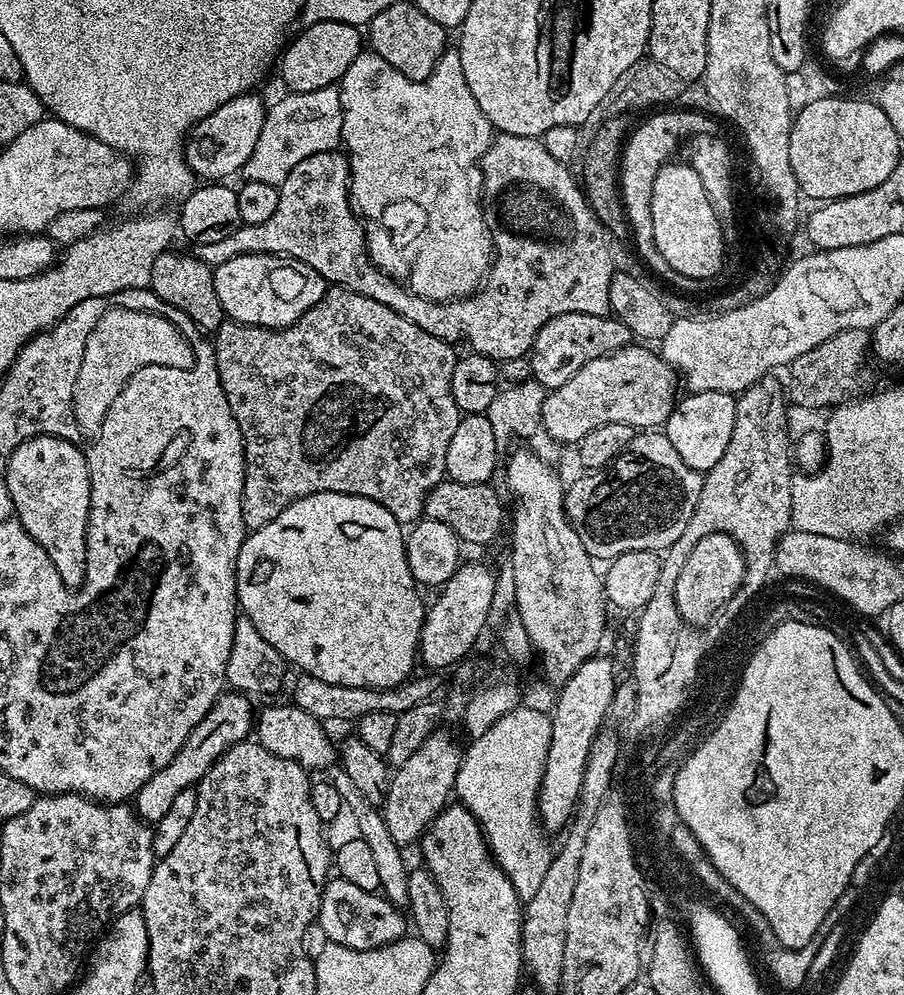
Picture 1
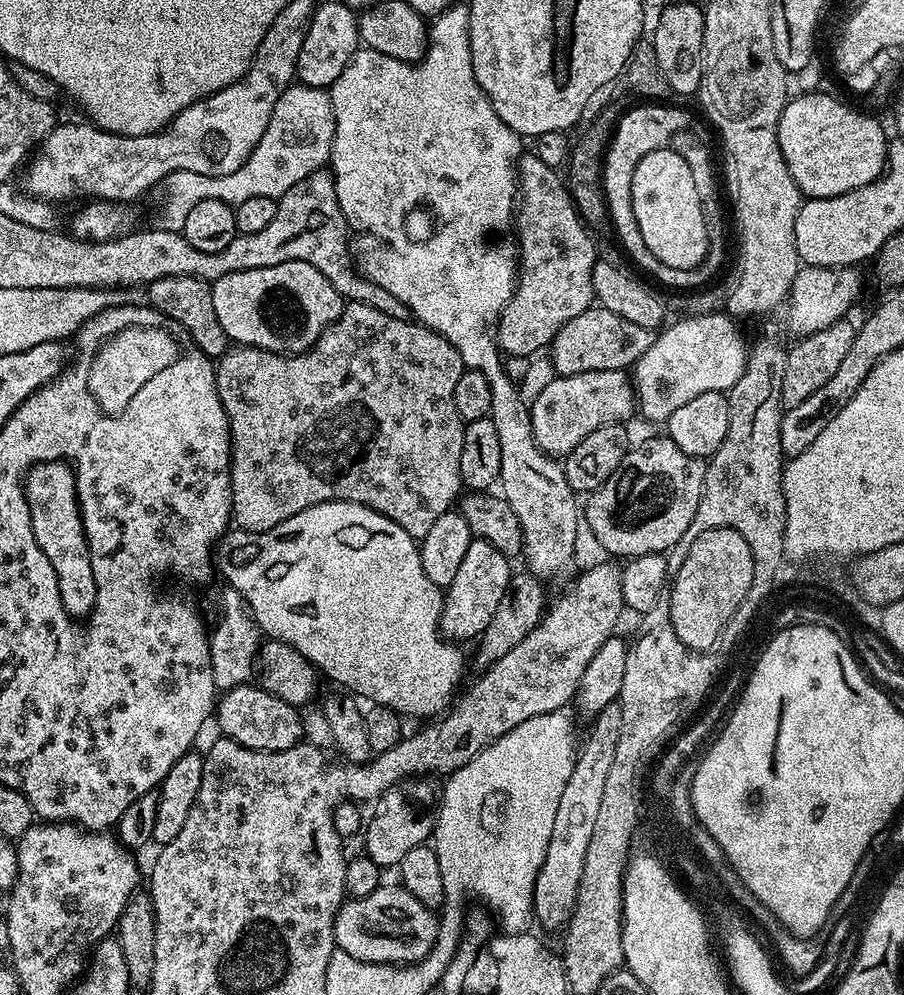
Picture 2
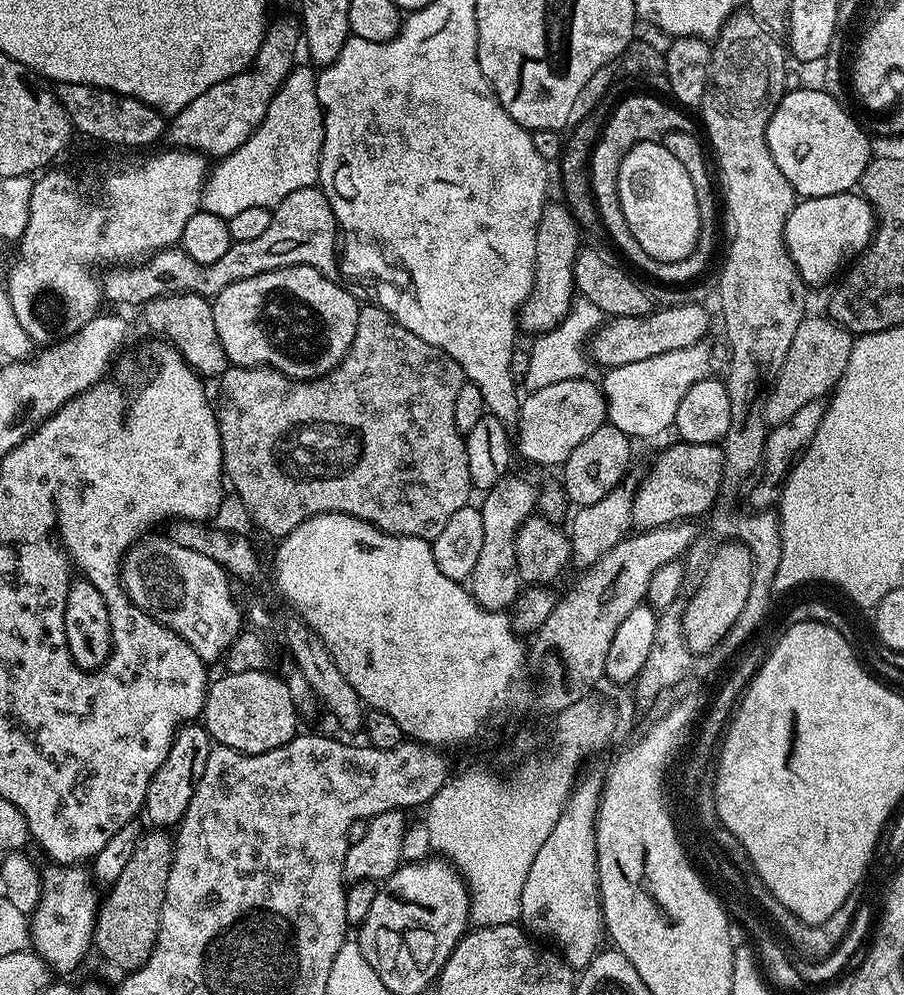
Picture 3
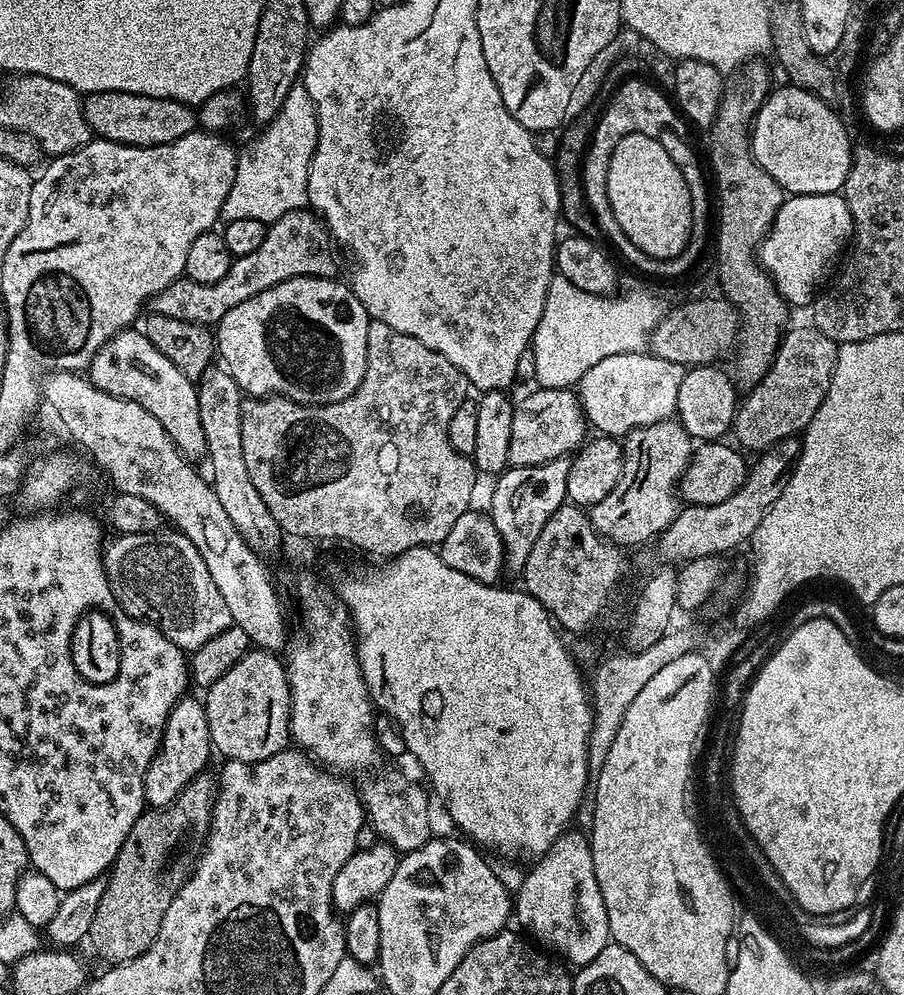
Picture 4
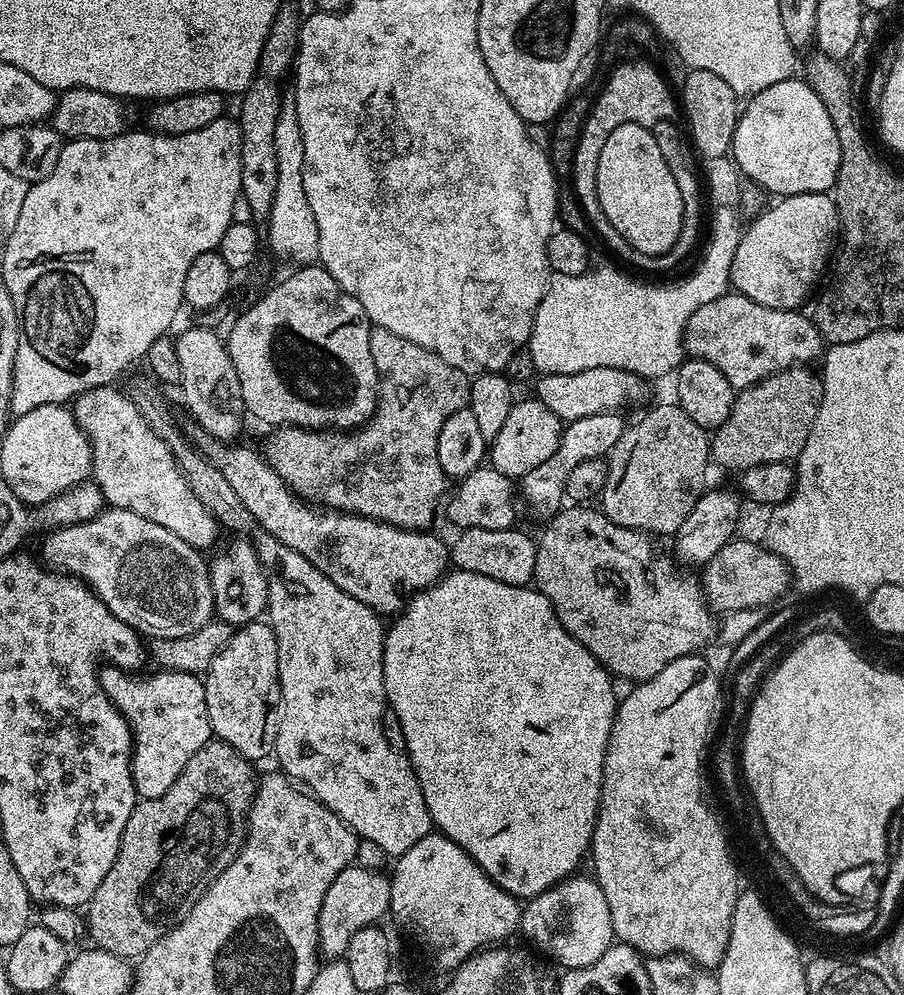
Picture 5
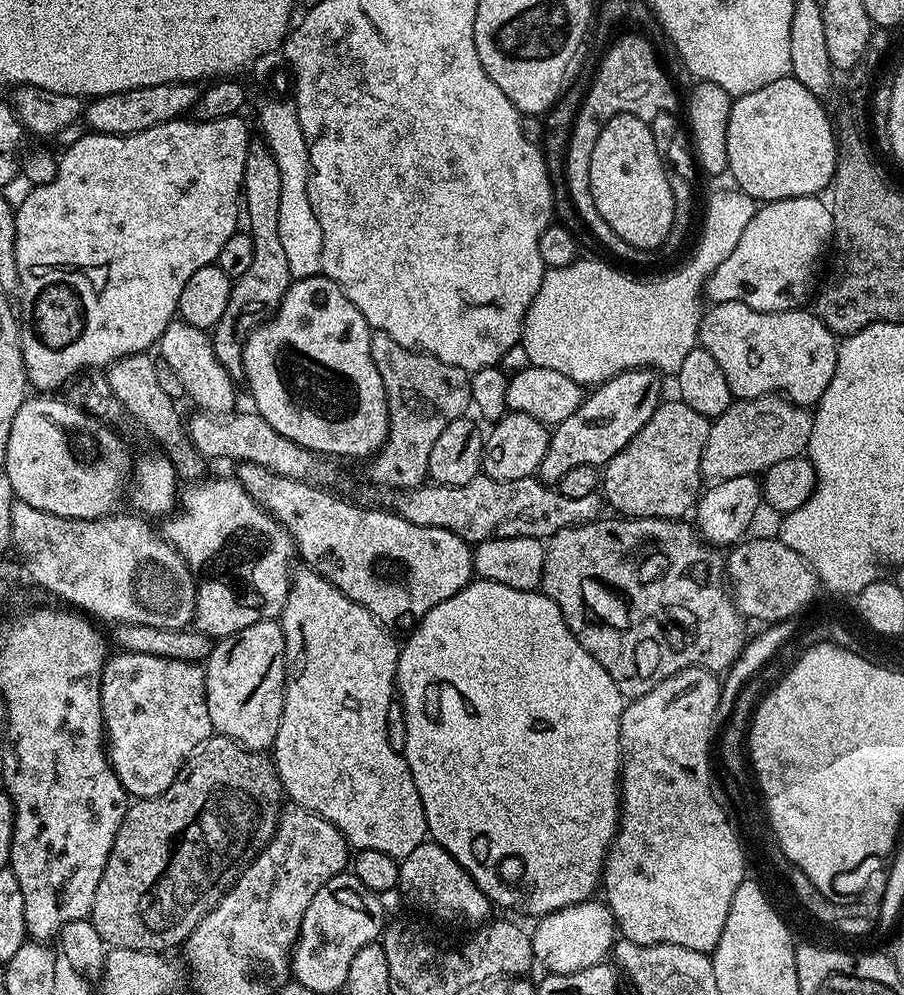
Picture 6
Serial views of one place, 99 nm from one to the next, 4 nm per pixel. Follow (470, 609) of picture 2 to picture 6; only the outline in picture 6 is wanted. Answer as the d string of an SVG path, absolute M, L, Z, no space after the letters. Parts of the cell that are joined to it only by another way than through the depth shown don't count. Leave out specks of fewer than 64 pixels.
M633 368L631 372L619 372L617 376L612 376L603 384L593 387L585 397L582 406L578 406L578 410L574 410L570 418L566 418L551 429L546 458L542 458L540 463L539 479L548 486L556 486L567 472L574 470L574 466L583 464L603 466L612 460L614 454L621 452L634 438L634 434L638 434L638 430L642 430L642 426L646 426L646 422L654 414L656 404L644 399L647 398L648 392L655 390L655 378L657 379L651 371Z

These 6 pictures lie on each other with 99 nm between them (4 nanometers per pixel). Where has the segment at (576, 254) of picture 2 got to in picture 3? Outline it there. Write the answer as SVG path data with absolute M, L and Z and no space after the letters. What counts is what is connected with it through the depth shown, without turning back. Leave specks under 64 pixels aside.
M552 202L545 207L536 231L536 281L532 293L520 308L518 324L523 331L525 328L531 334L548 332L558 326L558 322L562 322L562 318L566 318L572 308L576 286L574 262L582 247L580 236L581 229L563 203Z

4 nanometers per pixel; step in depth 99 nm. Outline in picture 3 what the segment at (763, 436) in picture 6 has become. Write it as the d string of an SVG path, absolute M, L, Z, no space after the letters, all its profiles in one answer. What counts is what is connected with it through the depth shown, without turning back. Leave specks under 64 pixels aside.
M805 315L798 331L794 333L794 342L790 342L786 362L782 362L782 370L772 381L764 400L765 424L771 426L786 422L786 418L790 418L802 406L806 406L806 402L821 399L824 393L820 392L831 393L839 384L850 362L853 343L853 333L835 324L827 315Z

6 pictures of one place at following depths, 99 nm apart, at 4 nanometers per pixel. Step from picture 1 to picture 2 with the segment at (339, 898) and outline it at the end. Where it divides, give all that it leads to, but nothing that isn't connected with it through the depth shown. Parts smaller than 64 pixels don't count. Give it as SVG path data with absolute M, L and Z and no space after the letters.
M402 886L375 888L370 894L345 899L334 918L334 938L341 952L367 964L407 966L425 960L436 942L438 916Z

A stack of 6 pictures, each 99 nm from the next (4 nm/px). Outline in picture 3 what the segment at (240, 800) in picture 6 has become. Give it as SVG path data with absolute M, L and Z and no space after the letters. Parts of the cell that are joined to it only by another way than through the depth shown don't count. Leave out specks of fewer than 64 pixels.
M148 830L141 835L136 844L134 854L130 854L130 862L118 874L118 878L107 889L108 897L101 899L96 913L96 935L94 937L95 951L100 951L116 968L121 968L121 973L127 974L141 968L150 958L156 945L158 930L160 929L160 915L162 902L166 898L166 878L170 874L172 865L172 850L174 840L167 831Z

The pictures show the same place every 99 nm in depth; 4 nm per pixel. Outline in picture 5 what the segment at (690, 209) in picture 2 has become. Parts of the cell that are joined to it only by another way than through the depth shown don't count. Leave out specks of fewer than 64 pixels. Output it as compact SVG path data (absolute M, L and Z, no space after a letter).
M623 124L610 130L606 142L602 142L602 155L598 158L596 189L602 214L610 218L610 226L614 226L614 230L625 236L634 250L647 256L661 256L672 249L674 242L678 242L678 234L684 221L682 194L678 190L672 166L666 162L666 158L662 158L657 133L651 127L642 124Z

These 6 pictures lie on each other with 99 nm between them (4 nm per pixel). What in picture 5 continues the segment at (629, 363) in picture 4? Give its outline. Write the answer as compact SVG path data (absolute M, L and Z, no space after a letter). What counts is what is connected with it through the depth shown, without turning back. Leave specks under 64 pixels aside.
M595 368L582 370L578 374L544 374L535 384L535 399L554 410L561 422L571 422L578 418L586 418L590 414L623 409L622 406L627 400L632 400L639 394L642 380L636 373L621 368Z

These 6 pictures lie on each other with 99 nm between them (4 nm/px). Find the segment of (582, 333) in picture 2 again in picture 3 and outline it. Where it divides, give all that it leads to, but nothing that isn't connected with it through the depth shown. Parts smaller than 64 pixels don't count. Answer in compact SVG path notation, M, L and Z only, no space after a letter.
M676 304L673 308L659 308L646 316L611 317L594 337L590 348L591 359L593 356L604 370L630 366L630 362L642 362L642 358L670 354L670 350L686 350L686 346L694 346L705 339L704 335L708 332L708 312L702 305Z

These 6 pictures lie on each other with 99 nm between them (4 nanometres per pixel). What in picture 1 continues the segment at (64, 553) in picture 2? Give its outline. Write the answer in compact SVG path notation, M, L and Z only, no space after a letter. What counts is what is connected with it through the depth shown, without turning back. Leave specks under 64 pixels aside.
M31 436L10 454L6 466L6 486L14 502L14 510L20 519L20 525L46 550L54 570L58 570L60 580L68 587L77 589L84 583L88 569L88 511L91 504L91 474L85 449L76 445L75 439L56 436Z

